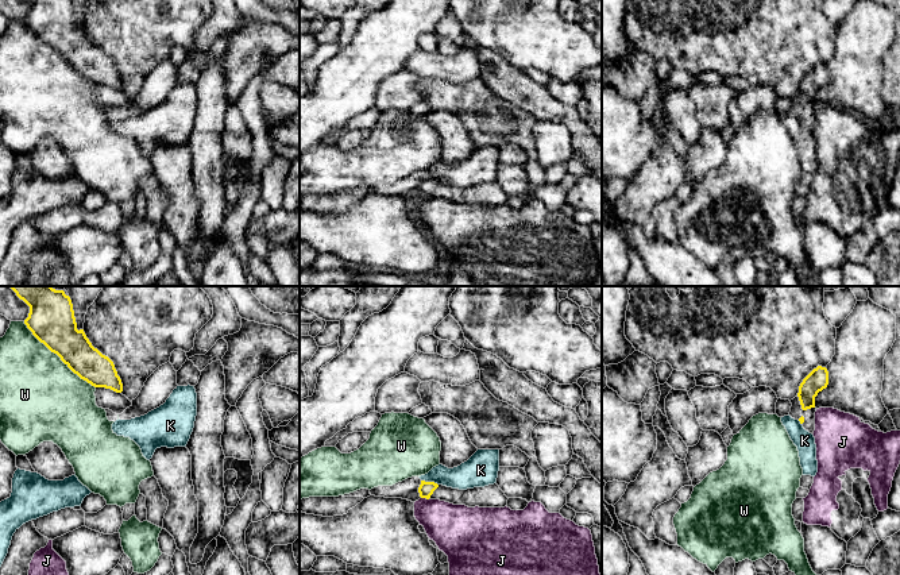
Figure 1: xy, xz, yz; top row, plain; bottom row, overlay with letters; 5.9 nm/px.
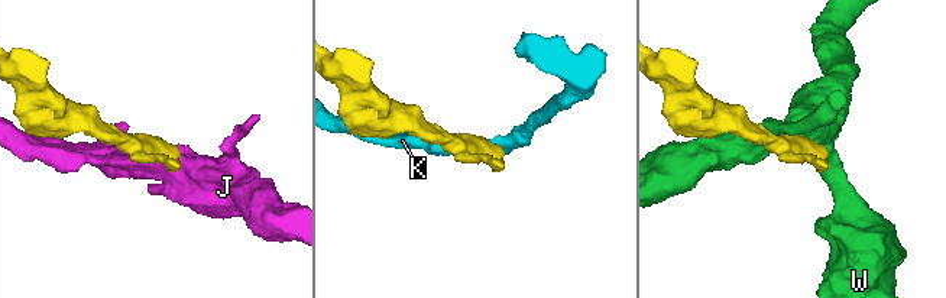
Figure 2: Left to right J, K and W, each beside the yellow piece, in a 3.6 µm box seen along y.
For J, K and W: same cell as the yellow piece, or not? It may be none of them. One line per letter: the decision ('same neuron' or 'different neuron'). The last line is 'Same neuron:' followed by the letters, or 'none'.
J: different neuron
K: different neuron
W: different neuron
Same neuron: none

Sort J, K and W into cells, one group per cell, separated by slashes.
J / K / W

